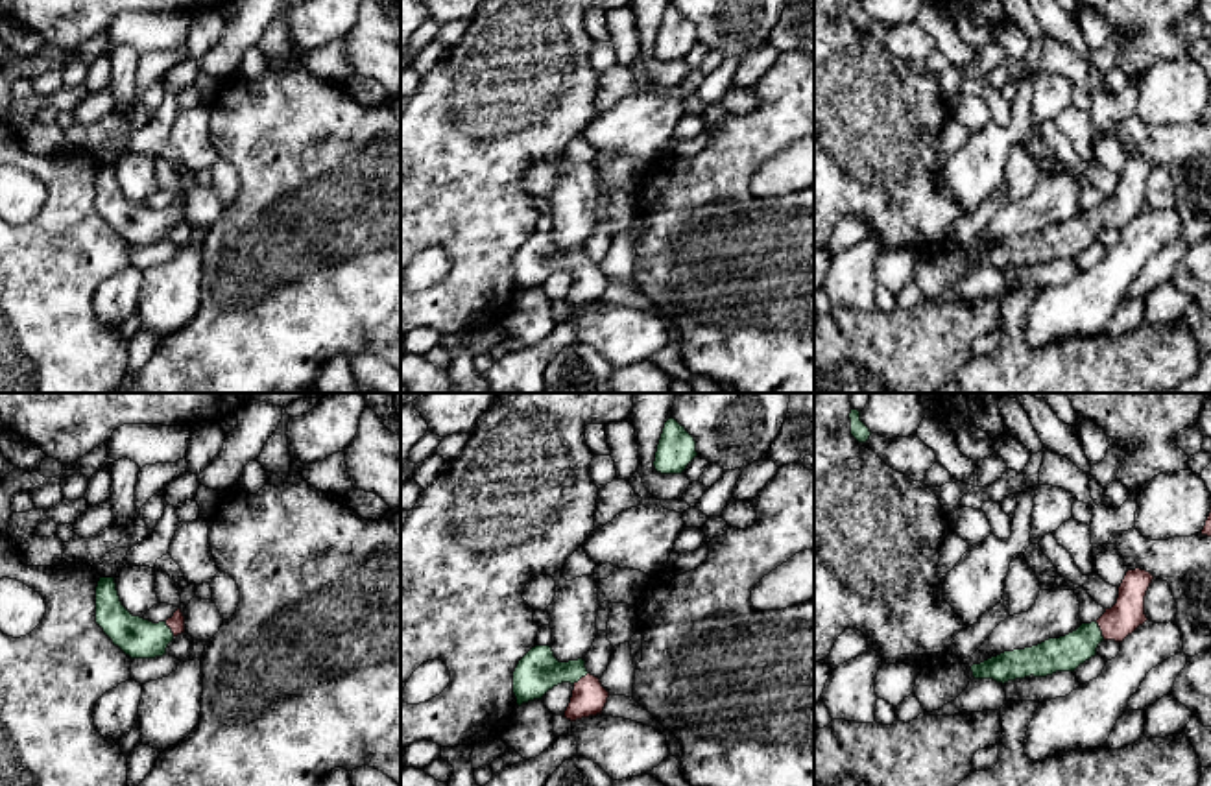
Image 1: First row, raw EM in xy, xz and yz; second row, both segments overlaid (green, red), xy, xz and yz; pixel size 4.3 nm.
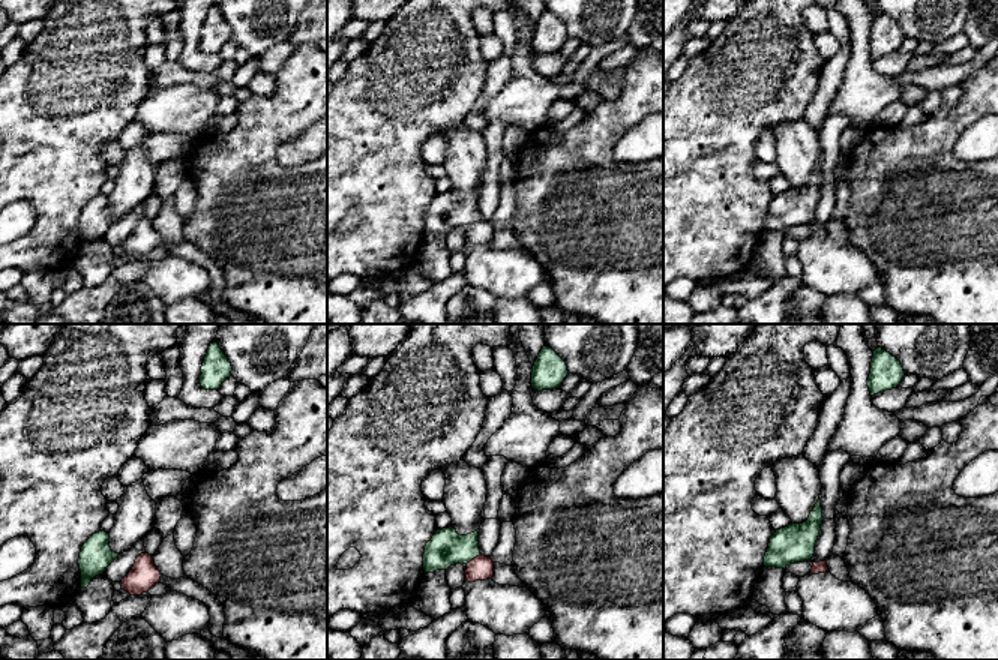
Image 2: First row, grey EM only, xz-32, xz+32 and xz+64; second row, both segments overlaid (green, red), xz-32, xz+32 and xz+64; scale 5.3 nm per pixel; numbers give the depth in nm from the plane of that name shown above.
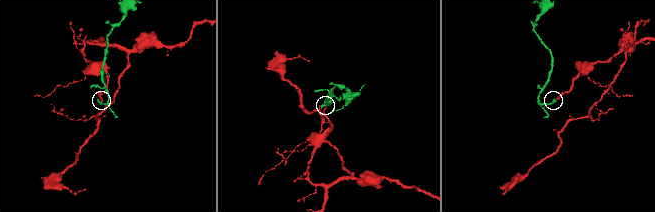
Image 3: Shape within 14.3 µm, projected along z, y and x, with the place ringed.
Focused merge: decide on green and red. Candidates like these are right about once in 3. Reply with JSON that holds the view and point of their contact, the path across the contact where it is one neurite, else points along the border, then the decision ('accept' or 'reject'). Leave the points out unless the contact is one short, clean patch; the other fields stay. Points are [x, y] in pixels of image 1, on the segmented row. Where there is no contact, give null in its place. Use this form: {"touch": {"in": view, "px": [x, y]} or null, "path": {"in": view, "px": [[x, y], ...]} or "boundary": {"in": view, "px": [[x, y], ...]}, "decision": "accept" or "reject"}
{"touch": {"in": "yz", "px": [1101, 631]}, "path": {"in": "yz", "px": [[1066, 654], [1101, 631], [1127, 615]]}, "decision": "accept"}

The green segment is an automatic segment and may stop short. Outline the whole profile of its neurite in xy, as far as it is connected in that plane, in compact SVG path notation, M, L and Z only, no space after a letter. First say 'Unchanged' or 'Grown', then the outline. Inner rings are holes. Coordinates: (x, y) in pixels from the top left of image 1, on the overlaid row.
Grown. M100 578L98 581L96 624L131 659L162 657L166 655L168 644L185 633L181 609L159 624L133 616L120 601L114 578Z

